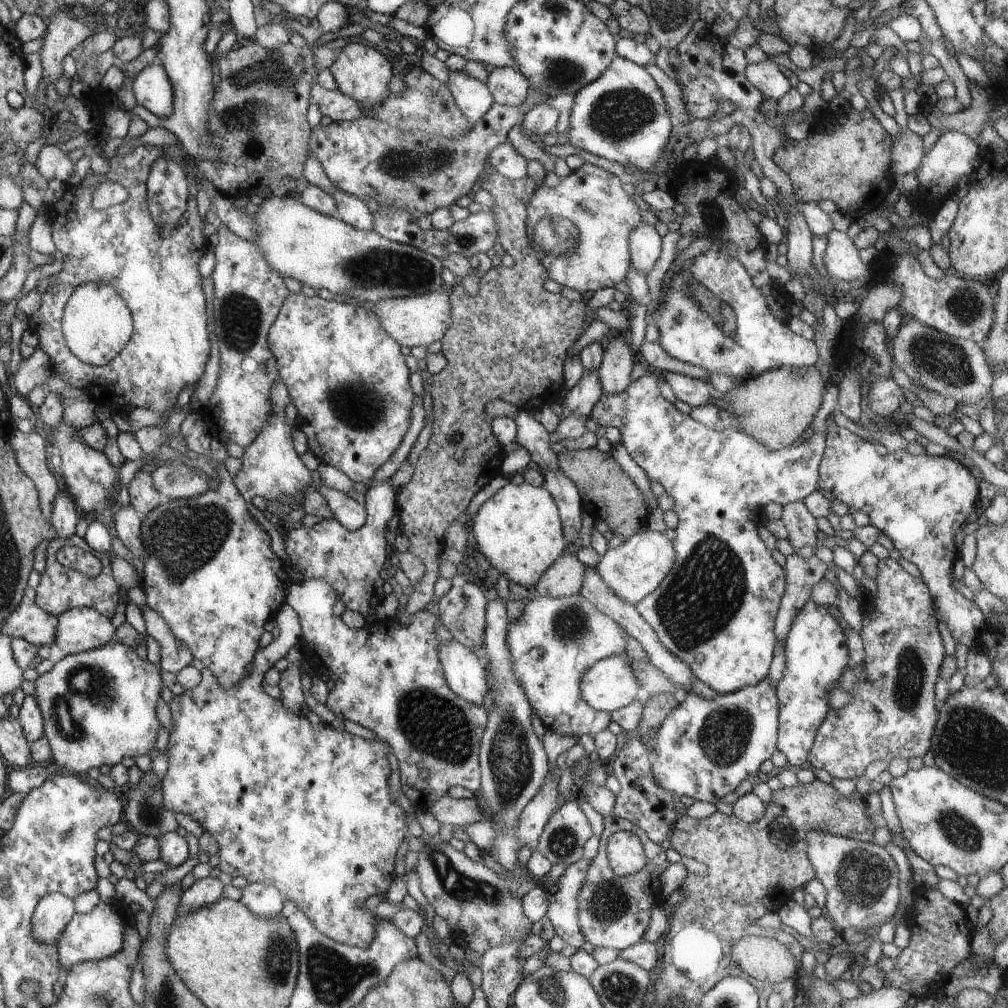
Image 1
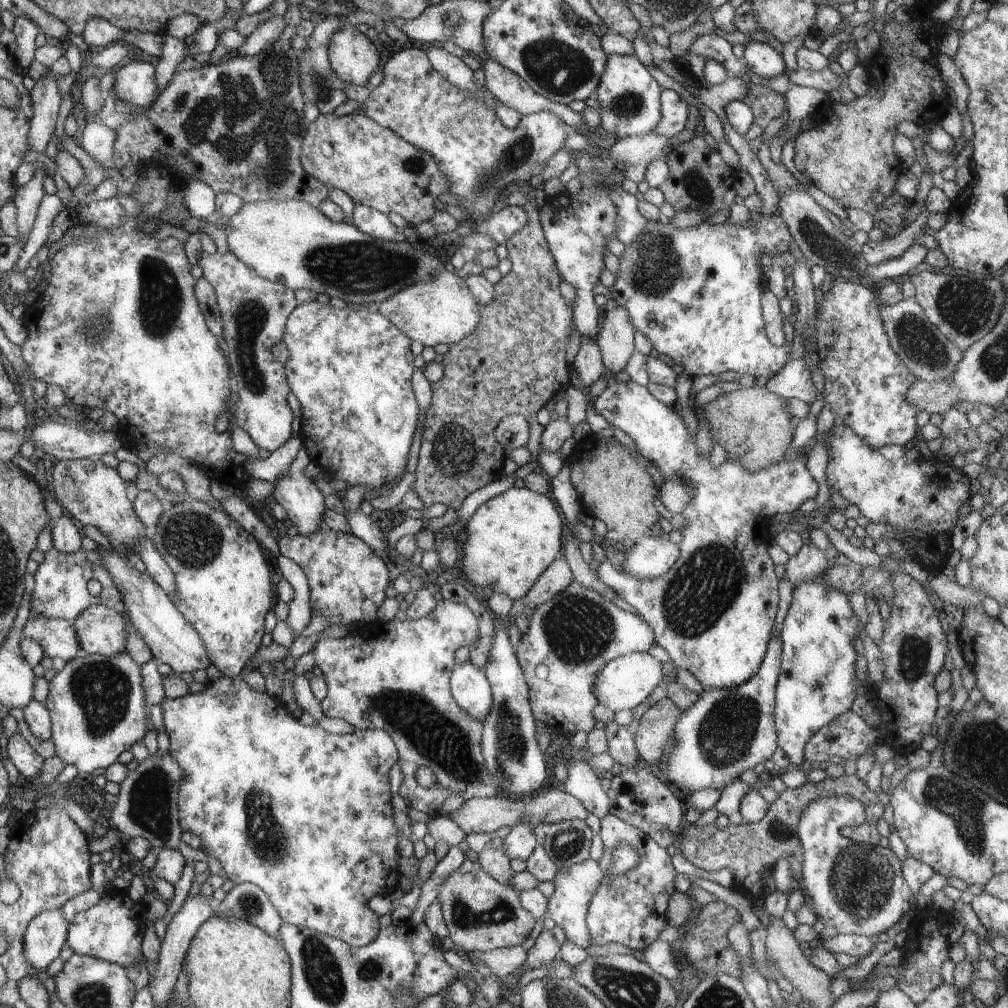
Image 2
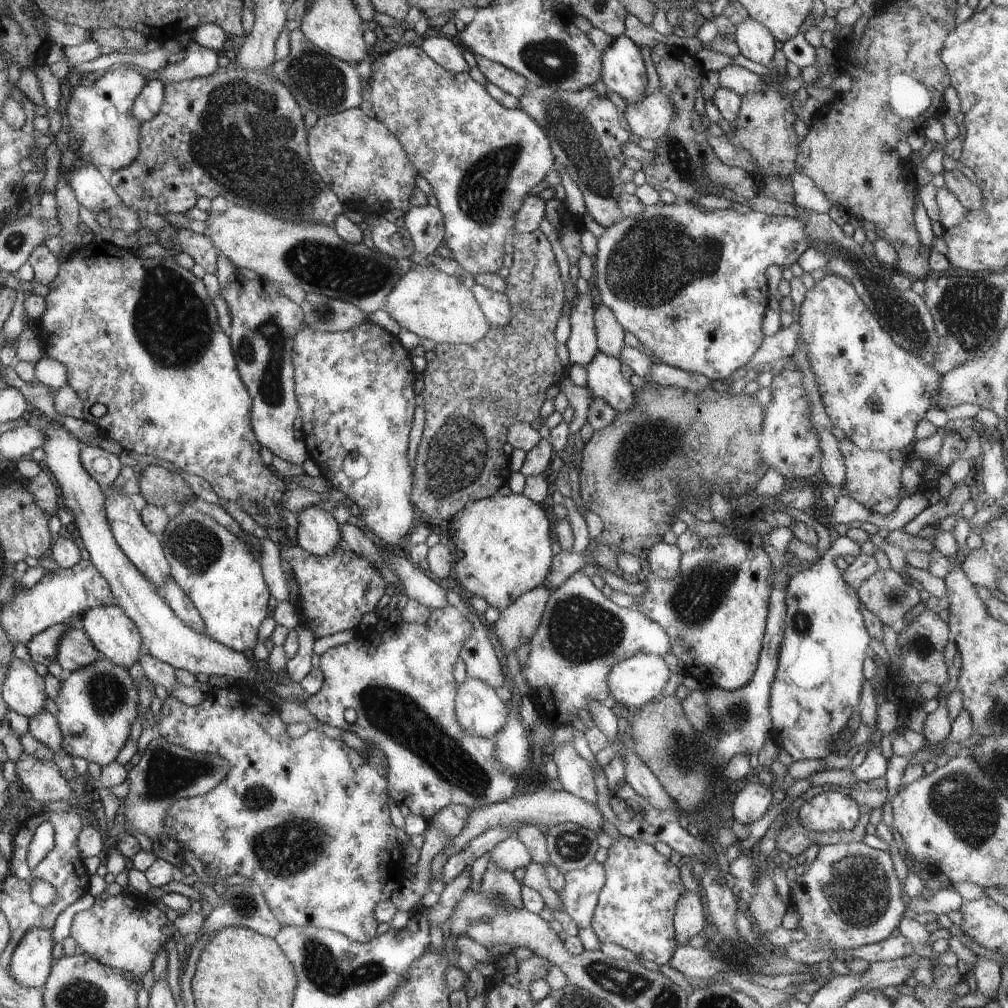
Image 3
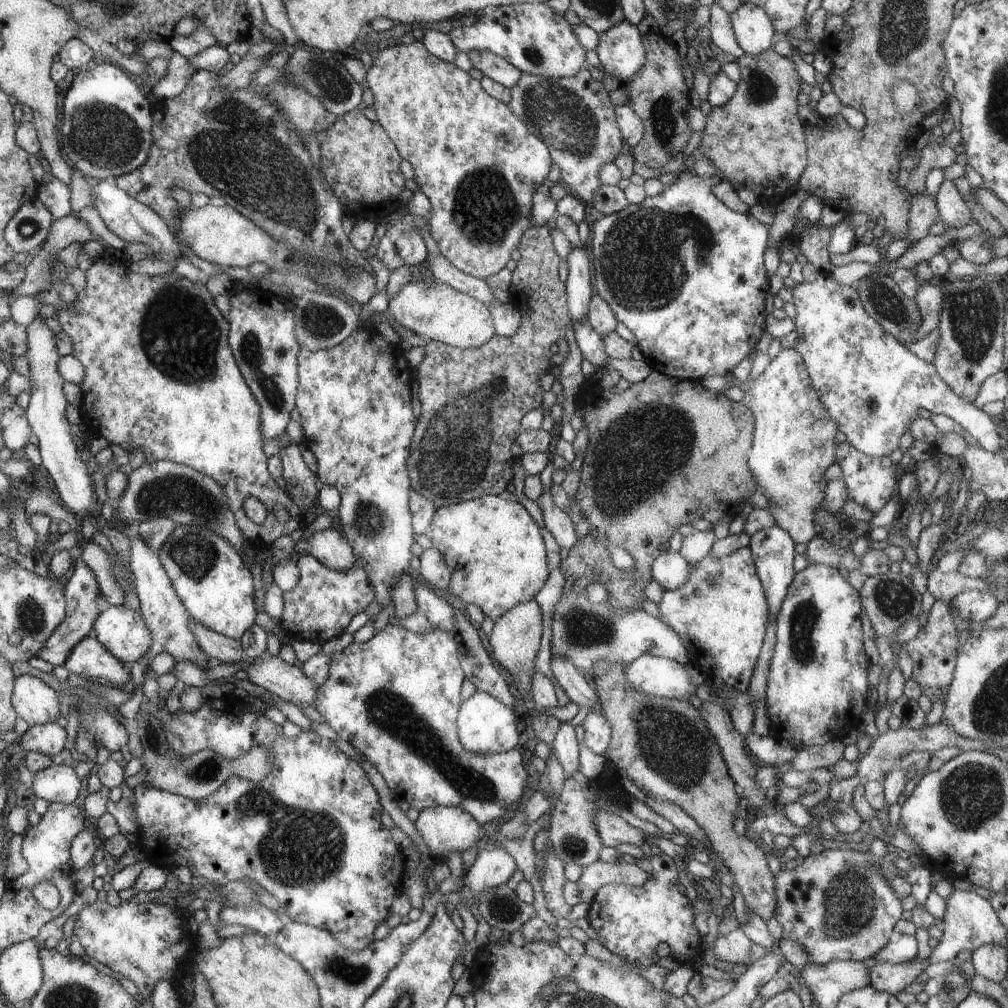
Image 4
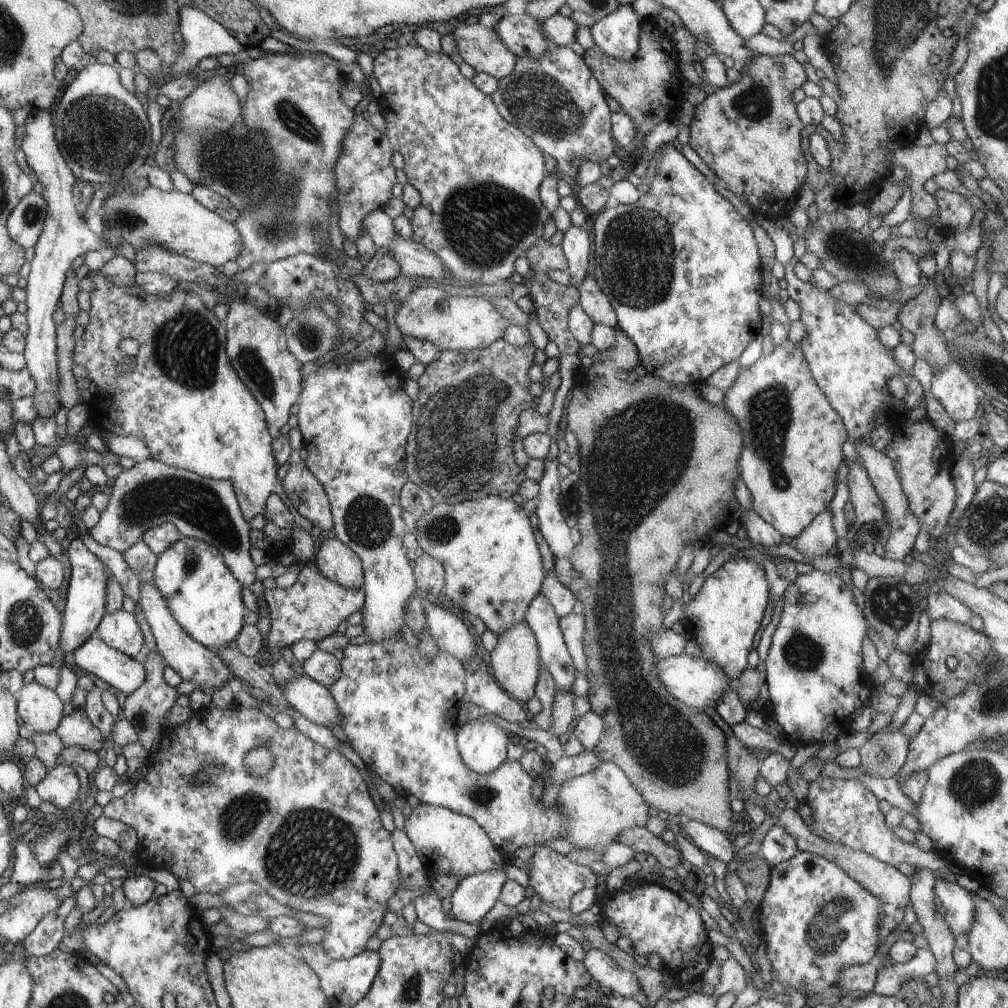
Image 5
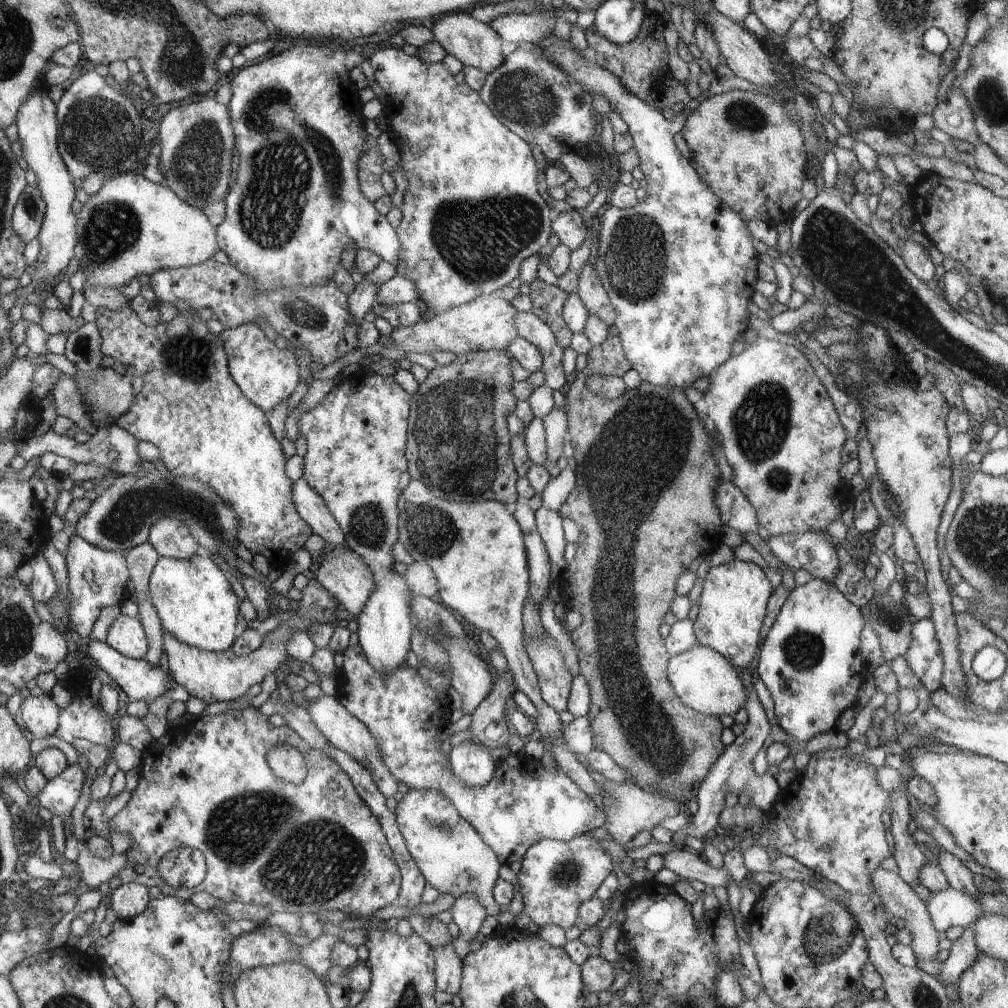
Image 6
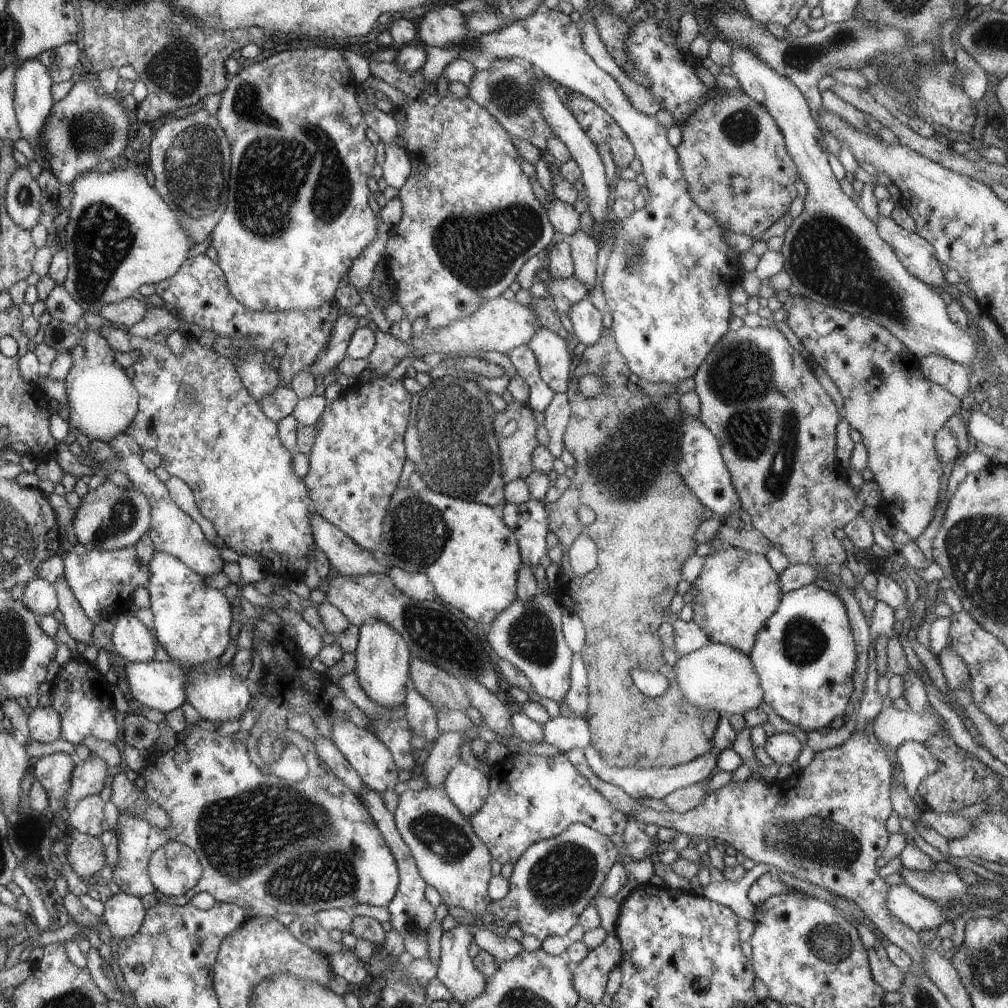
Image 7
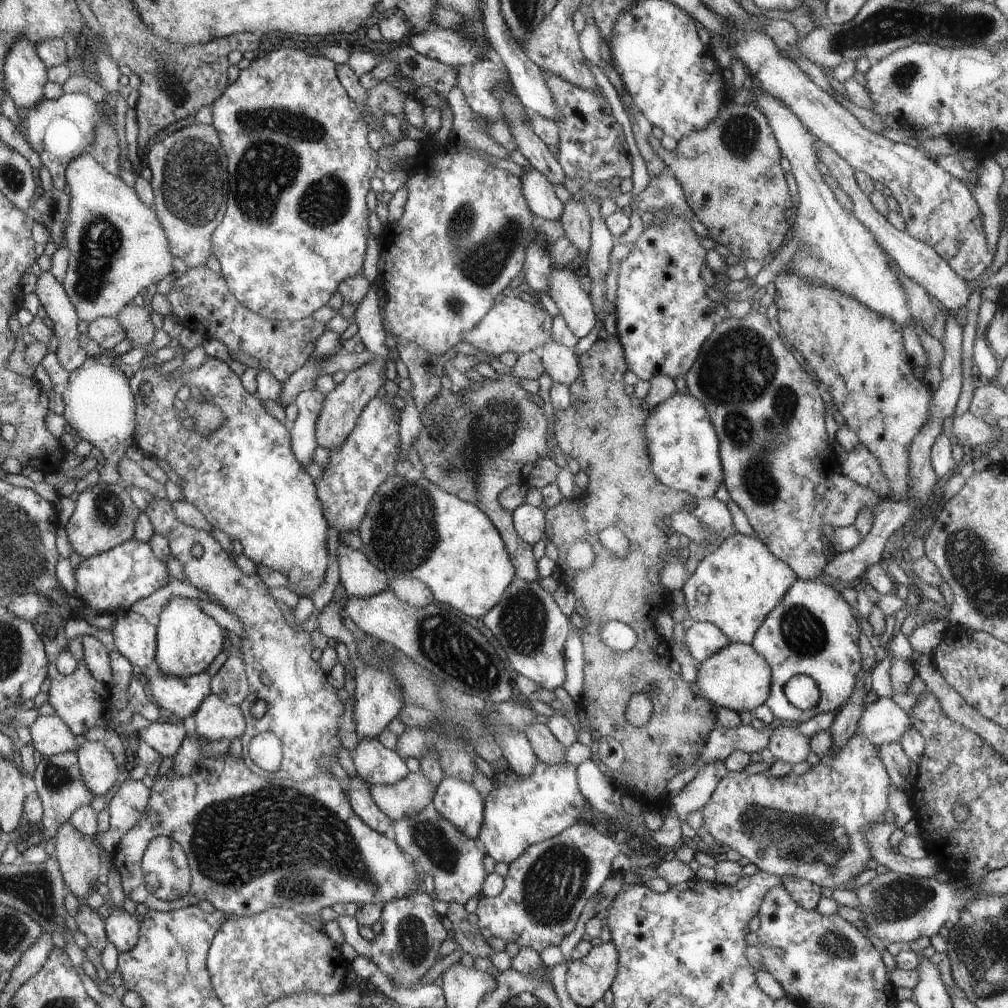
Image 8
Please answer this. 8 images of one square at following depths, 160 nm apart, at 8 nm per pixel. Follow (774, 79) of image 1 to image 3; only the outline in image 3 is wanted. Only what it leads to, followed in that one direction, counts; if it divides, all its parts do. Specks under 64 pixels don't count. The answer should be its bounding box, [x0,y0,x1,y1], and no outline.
[735,16,779,65]

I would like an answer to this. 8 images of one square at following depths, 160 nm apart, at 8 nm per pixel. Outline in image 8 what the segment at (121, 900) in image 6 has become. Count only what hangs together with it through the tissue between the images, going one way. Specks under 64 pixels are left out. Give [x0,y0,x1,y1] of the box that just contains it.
[105,906,142,953]

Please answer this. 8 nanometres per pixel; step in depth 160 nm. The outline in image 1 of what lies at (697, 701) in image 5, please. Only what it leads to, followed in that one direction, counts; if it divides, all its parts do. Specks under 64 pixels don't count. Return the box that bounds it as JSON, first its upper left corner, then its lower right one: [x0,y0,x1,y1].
[581,655,643,713]

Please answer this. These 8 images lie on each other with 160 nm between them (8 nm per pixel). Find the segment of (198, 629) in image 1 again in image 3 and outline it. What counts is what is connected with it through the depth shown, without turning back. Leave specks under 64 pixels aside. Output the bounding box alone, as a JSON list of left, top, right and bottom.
[161,507,270,653]

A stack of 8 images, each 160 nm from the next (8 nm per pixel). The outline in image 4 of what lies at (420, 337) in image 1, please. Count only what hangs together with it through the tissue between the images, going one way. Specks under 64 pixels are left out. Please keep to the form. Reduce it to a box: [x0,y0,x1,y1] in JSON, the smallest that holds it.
[386,280,496,349]

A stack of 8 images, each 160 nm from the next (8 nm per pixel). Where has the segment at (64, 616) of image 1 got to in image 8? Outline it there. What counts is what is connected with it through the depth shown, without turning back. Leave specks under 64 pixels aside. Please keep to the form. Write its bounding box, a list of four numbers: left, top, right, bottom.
[113,609,156,669]

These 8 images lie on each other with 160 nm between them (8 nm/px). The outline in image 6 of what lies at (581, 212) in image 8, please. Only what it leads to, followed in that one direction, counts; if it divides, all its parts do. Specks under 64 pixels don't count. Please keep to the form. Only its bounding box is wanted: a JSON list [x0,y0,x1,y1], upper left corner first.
[577,261,617,326]

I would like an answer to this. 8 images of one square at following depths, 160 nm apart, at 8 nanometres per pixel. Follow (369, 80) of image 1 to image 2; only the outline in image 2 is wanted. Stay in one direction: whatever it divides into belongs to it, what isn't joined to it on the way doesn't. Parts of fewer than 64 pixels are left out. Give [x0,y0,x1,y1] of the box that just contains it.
[327,24,380,86]

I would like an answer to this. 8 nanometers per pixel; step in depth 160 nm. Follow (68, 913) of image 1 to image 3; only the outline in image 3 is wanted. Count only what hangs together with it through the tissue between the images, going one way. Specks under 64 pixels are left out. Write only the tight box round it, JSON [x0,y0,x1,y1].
[10,927,55,989]

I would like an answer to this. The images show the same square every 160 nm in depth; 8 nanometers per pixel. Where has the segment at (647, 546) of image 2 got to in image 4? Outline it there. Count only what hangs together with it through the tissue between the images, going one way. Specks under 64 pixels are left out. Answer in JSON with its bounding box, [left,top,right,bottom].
[651,550,691,591]

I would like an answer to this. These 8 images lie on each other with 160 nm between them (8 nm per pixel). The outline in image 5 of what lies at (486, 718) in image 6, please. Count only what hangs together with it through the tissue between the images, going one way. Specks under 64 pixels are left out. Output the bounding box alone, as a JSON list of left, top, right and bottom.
[490,620,541,703]

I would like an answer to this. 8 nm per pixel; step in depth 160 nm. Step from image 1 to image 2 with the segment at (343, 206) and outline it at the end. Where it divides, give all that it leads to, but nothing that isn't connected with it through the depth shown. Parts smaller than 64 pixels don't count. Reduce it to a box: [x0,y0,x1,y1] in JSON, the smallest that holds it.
[353,205,408,243]

